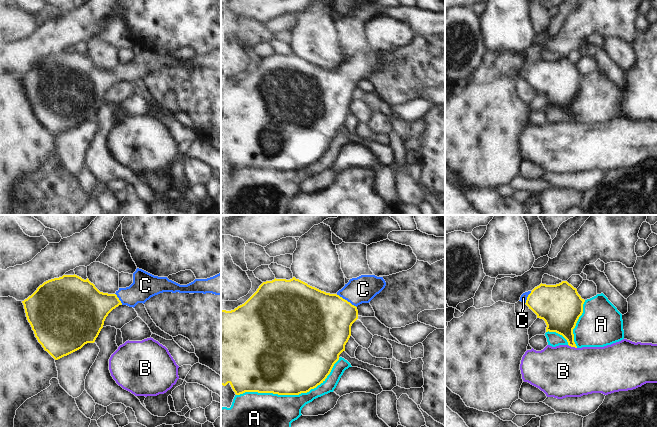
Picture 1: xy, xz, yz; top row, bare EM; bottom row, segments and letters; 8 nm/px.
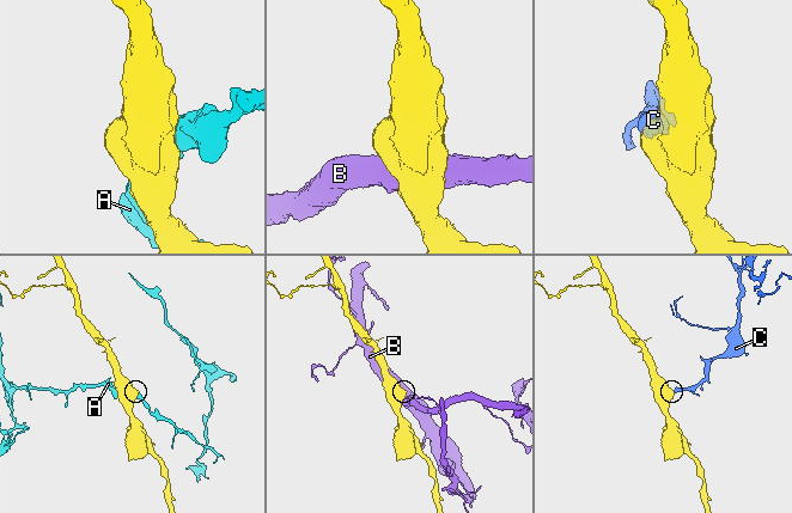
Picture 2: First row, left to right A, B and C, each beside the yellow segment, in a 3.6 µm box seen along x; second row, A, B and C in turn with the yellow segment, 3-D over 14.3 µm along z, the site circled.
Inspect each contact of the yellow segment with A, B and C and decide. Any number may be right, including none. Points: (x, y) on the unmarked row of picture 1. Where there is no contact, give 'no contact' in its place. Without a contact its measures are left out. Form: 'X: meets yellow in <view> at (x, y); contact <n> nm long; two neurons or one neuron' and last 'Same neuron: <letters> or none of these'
A: meets yellow in xz at (290, 170); contact 900 nm long; two neurons
B: meets yellow in yz at (573, 122); contact 70 nm long; two neurons
C: meets yellow in xz at (346, 76); contact 200 nm long; one neuron
Same neuron: C

